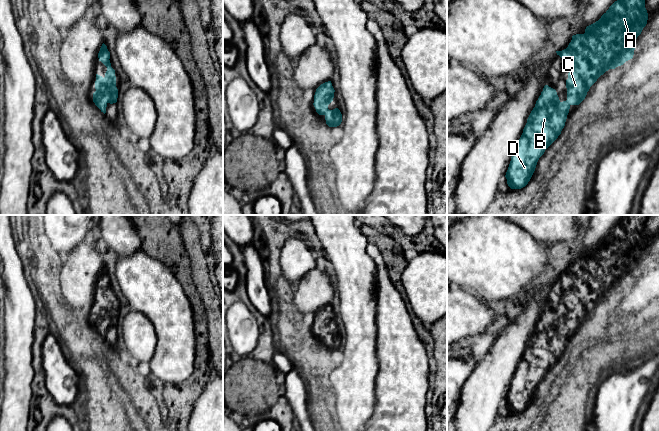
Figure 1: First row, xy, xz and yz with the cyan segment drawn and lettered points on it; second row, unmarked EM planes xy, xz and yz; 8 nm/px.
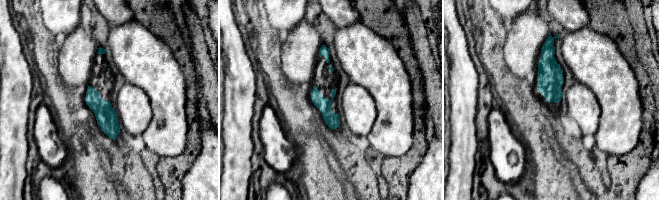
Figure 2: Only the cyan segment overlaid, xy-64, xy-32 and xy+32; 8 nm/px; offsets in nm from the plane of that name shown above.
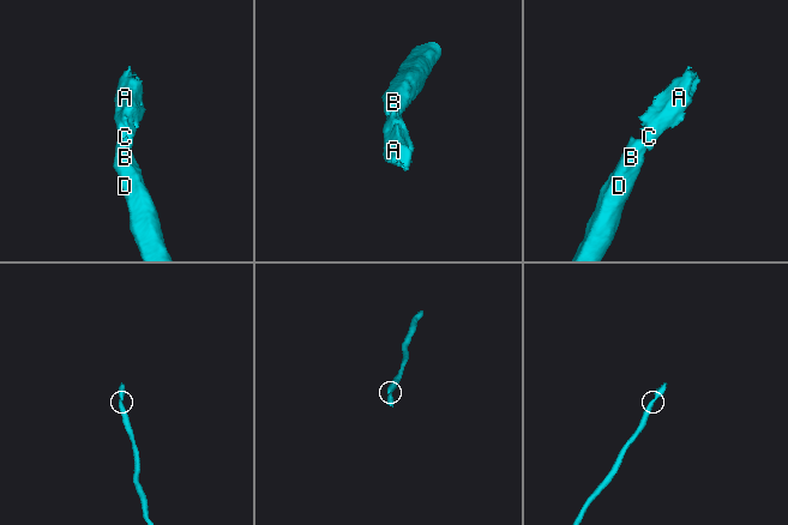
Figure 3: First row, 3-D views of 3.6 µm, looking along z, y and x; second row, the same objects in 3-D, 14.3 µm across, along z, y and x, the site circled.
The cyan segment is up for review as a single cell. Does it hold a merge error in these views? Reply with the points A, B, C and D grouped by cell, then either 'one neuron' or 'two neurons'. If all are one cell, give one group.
groups A B C D; one neuron

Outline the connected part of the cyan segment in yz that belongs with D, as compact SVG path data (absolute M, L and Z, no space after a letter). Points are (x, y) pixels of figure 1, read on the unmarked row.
M626 215L598 245L586 251L584 258L573 259L566 273L556 275L557 279L565 285L564 288L570 291L566 304L567 324L561 326L555 313L548 309L544 310L527 343L505 399L511 413L521 413L528 408L539 382L561 358L570 330L579 329L585 323L590 311L606 295L615 293L633 282L636 272L634 265L641 258L648 244L645 232L648 217L649 215Z

